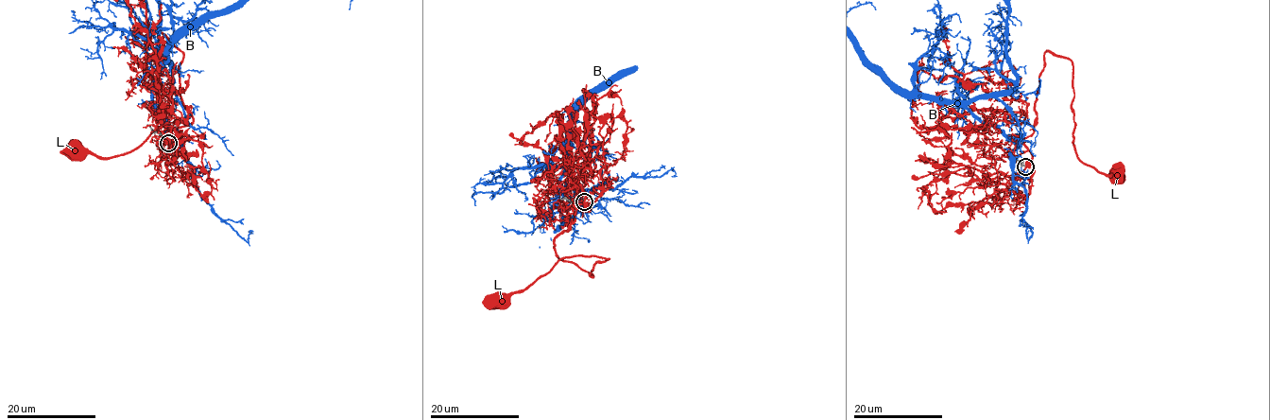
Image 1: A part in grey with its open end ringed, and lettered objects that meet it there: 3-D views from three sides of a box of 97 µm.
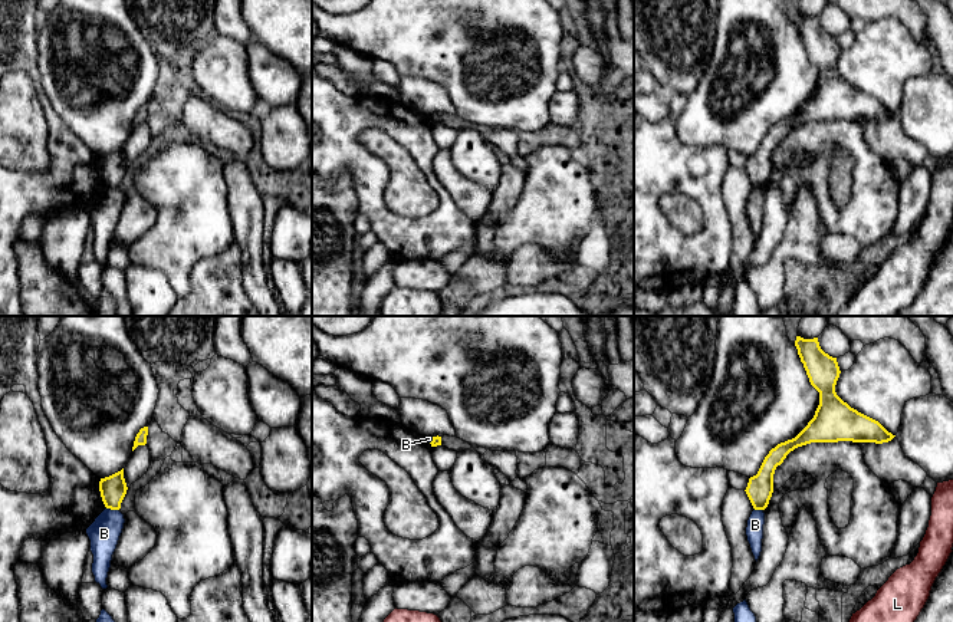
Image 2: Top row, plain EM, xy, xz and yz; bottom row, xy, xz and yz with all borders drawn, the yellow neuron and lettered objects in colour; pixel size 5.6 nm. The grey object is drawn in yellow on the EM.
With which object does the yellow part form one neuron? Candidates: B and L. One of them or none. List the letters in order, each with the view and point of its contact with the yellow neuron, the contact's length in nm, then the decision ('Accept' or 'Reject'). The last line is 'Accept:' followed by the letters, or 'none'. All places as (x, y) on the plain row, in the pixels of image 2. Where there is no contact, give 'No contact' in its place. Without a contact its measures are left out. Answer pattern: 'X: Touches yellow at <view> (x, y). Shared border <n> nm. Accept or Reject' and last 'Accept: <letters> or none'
B: Touches yellow at xy (112, 187). Shared border 70 nm. Reject
L: No contact. Accept
Accept: L

